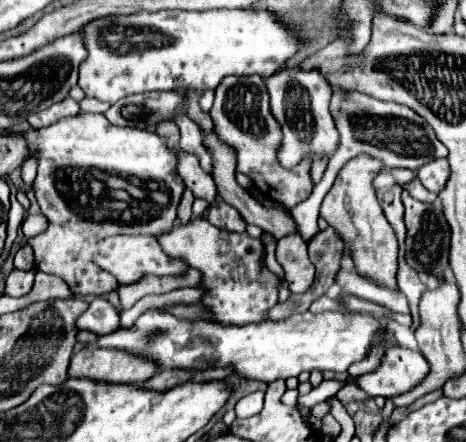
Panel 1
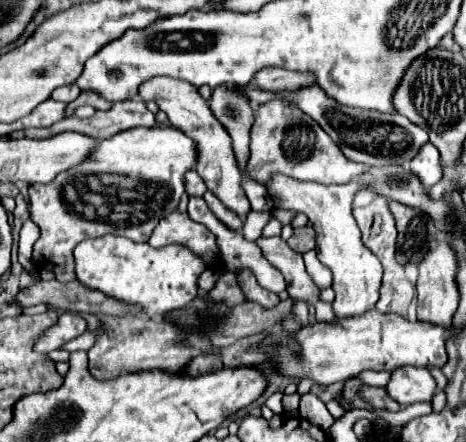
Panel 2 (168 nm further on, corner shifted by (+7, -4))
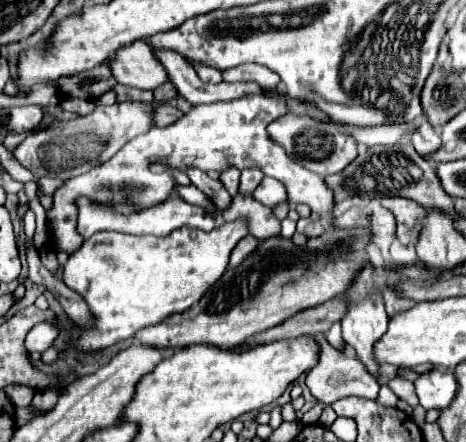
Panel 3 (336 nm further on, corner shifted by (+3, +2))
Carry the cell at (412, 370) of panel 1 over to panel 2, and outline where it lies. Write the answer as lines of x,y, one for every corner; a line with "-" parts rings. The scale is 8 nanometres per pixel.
397,368
387,384
389,396
399,404
415,404
415,402
429,402
435,394
435,380
427,368

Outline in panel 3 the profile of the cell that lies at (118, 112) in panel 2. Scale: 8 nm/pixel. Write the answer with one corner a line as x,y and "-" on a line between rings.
169,104
153,106
153,122
155,122
155,126
169,126
169,124
173,124
179,116
181,116
181,112
179,112
177,108
171,108

